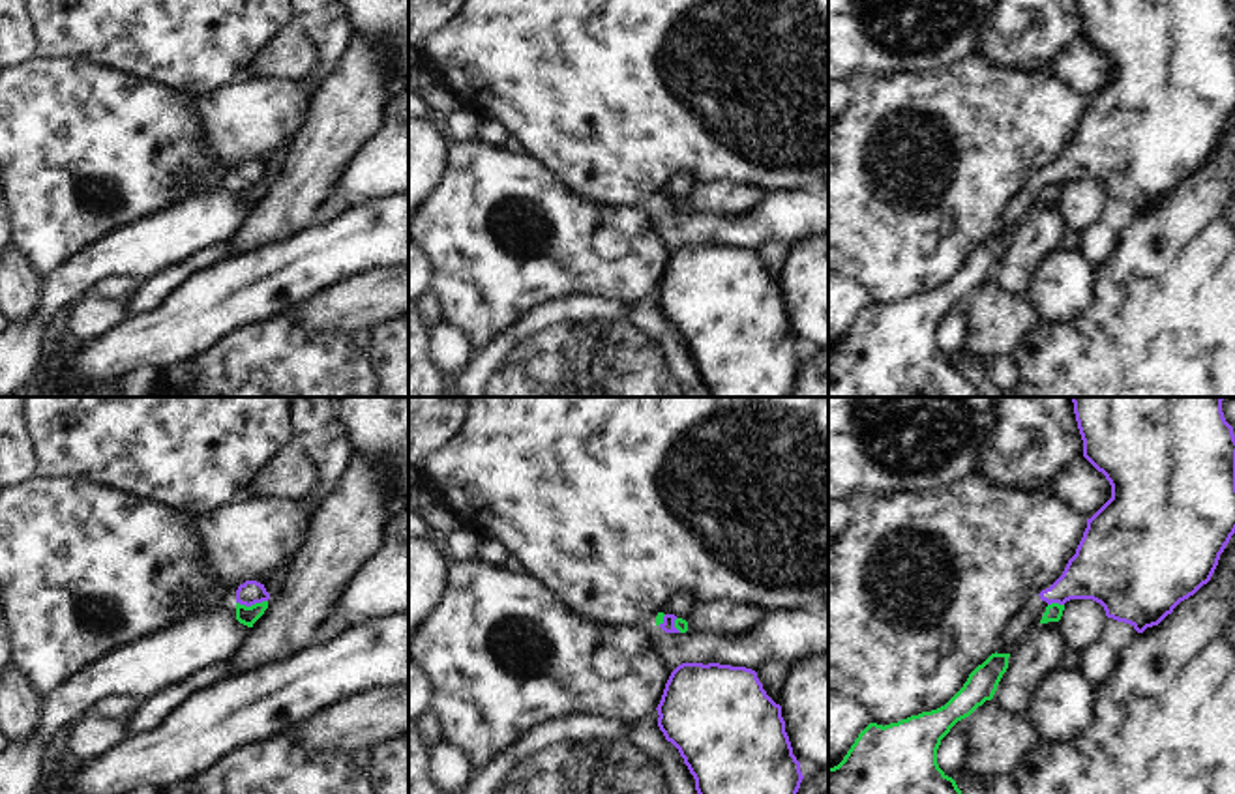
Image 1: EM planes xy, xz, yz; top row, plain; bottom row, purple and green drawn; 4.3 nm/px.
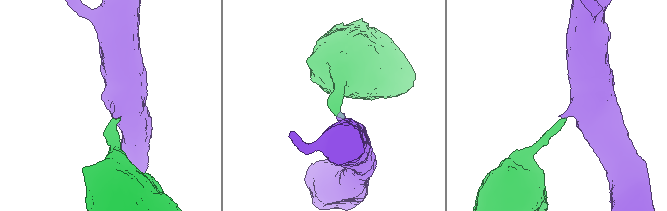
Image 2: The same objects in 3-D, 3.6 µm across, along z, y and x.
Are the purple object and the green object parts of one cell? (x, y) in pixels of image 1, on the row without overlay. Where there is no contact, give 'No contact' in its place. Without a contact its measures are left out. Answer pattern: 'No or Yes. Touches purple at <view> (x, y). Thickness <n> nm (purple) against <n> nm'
No. Touches purple at xy (252, 184). Thickness 100 nm (purple) against 80 nm.

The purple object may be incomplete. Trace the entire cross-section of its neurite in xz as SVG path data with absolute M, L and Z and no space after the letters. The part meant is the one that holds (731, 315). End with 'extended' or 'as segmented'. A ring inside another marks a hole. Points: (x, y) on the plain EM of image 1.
M682 243L671 253L656 290L660 311L684 339L710 397L789 397L795 391L804 356L785 313L781 287L766 275L755 251L720 243Z | as segmented

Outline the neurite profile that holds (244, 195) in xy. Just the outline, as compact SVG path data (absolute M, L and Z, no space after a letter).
M268 182L255 184L251 187L236 184L236 200L247 208L253 208L253 204L264 195L268 189Z

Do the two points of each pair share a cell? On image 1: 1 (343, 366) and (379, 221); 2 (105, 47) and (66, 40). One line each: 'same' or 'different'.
1: different
2: same

